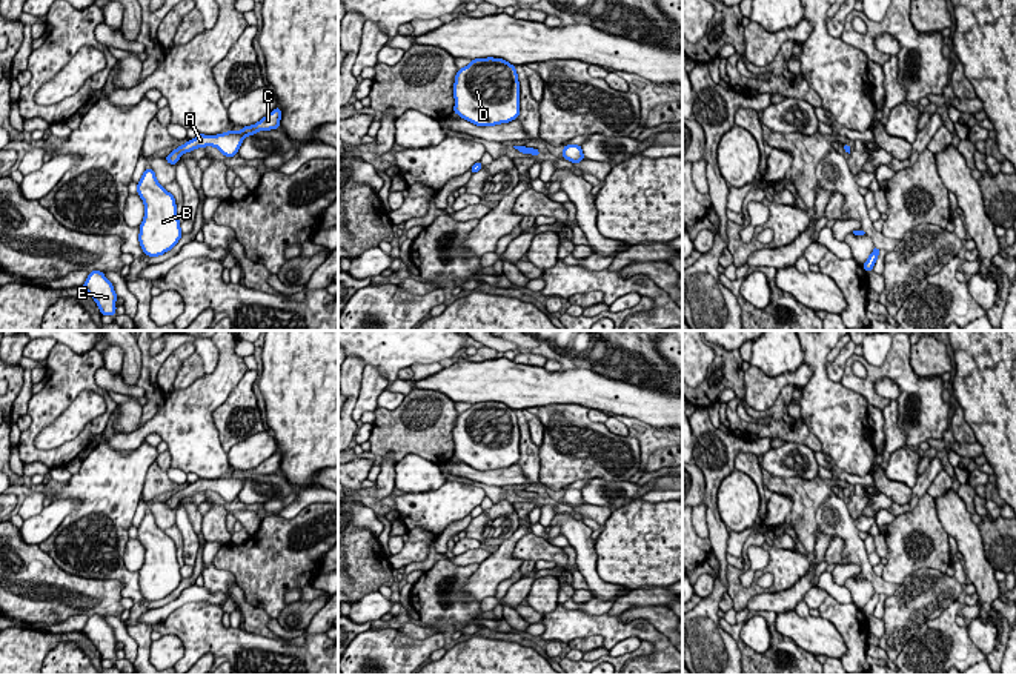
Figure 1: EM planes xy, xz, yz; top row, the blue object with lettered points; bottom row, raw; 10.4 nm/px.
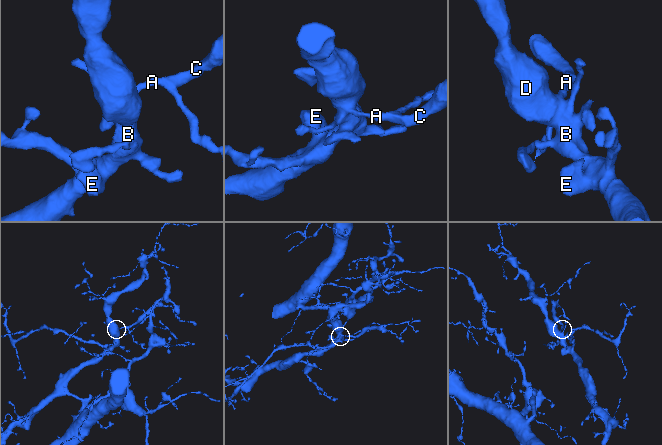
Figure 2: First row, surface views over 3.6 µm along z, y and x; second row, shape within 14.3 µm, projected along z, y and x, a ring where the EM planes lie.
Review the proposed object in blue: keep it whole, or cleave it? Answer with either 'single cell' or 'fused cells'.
single cell

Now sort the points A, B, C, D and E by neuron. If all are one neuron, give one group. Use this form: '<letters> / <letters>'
A B C D E

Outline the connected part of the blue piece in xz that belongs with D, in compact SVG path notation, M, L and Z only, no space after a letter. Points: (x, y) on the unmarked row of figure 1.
M475 403L458 414L453 457L476 471L495 471L520 460L520 426L504 403Z

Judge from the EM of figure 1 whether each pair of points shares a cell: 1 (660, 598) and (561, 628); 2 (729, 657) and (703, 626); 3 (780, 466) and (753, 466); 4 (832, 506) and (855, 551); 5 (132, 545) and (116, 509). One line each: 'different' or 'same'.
1: different
2: same
3: different
4: same
5: different

